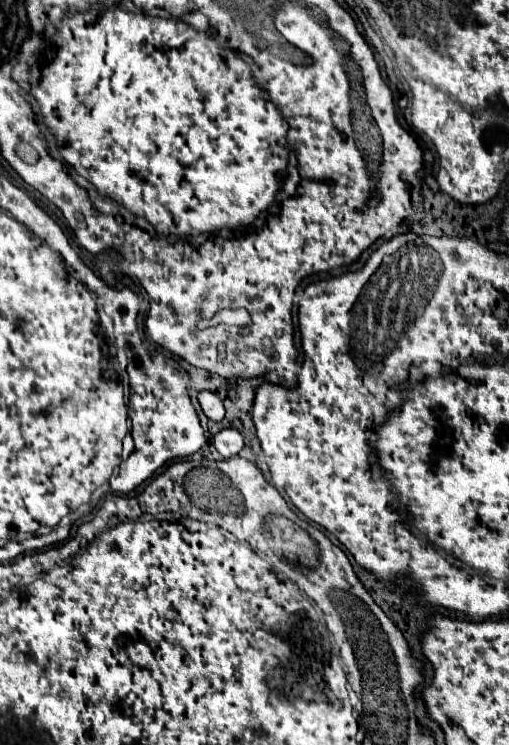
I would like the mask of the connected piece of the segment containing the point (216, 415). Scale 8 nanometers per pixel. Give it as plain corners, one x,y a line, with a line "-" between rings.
203,390
203,392
199,392
197,398
199,398
199,404
201,404
201,408
203,408
203,412
207,414
209,420
213,420
213,422
223,420
225,408
223,408
223,402
221,402
221,398
217,394

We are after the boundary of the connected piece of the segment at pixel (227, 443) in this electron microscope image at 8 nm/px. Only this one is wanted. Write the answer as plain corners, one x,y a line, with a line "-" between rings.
223,428
221,432
215,434
213,444
223,458
231,458
231,456
237,456
241,452
243,436
235,428

